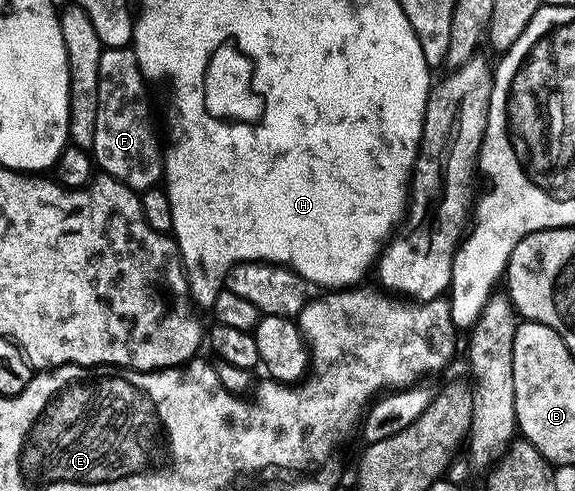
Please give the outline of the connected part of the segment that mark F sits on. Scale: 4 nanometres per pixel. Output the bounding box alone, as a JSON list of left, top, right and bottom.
[91,46,165,191]

